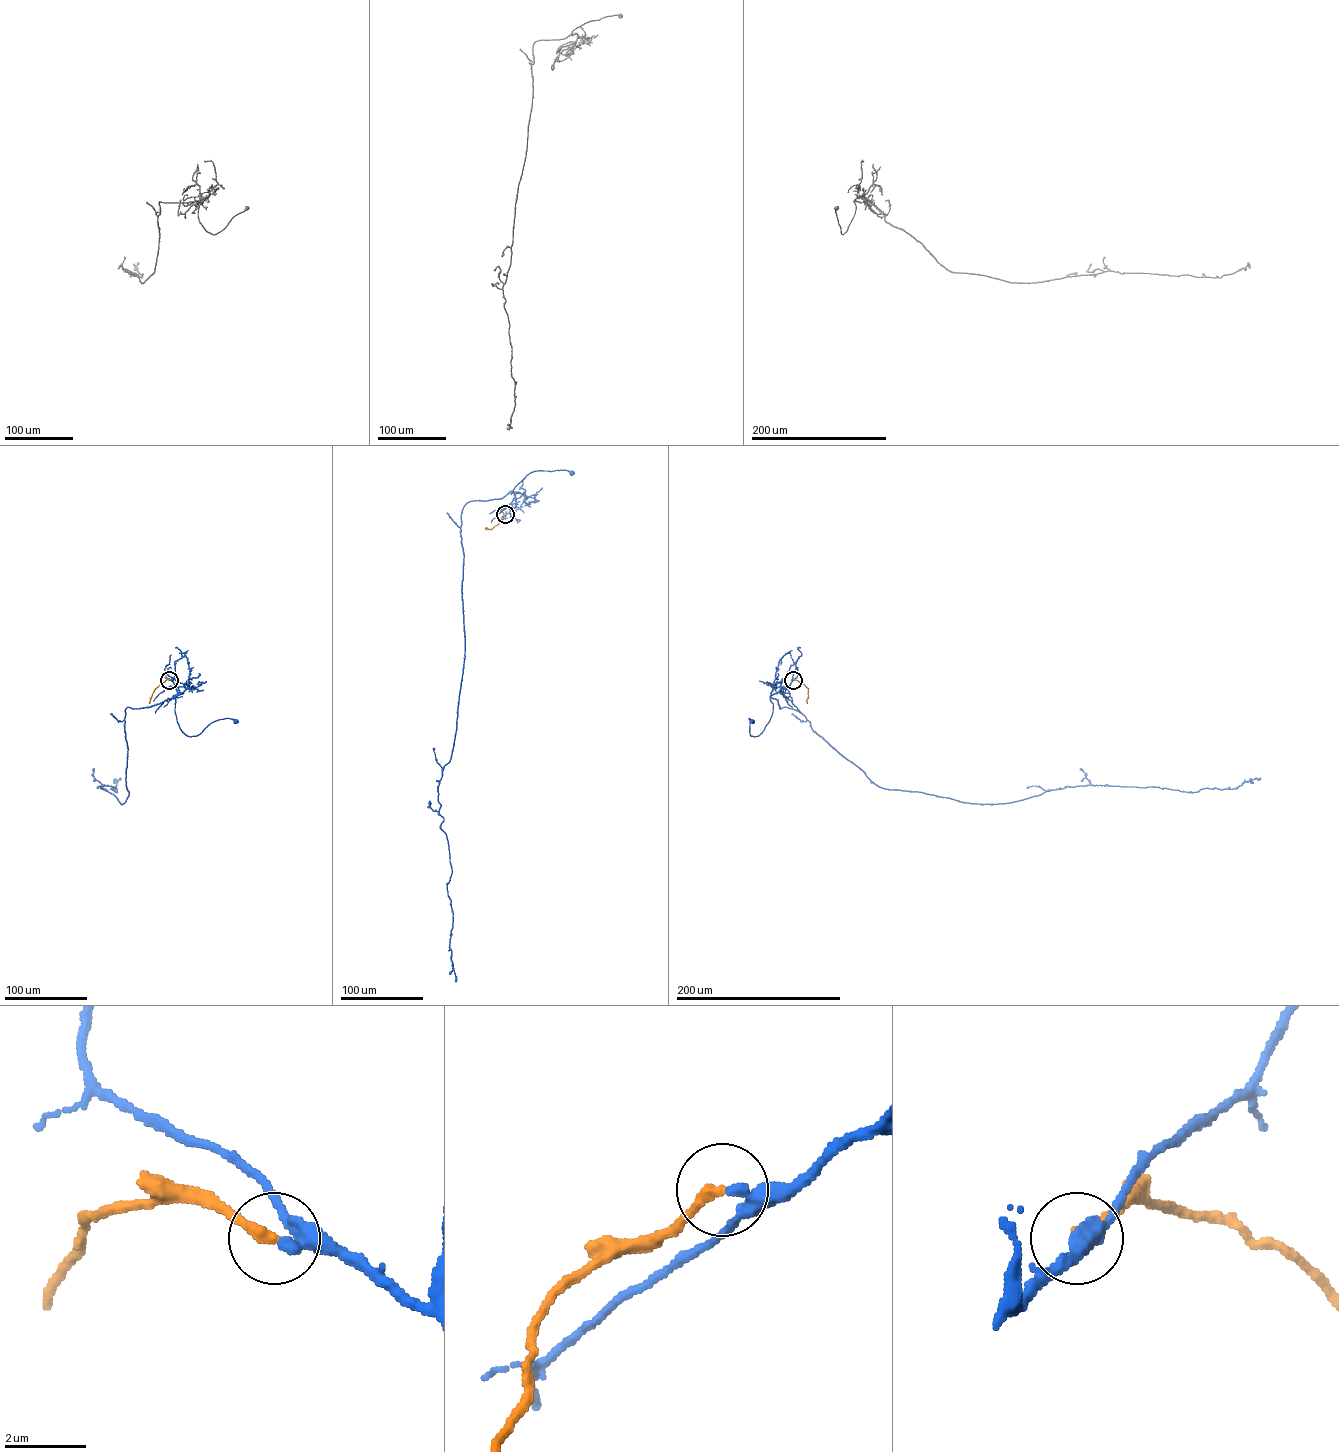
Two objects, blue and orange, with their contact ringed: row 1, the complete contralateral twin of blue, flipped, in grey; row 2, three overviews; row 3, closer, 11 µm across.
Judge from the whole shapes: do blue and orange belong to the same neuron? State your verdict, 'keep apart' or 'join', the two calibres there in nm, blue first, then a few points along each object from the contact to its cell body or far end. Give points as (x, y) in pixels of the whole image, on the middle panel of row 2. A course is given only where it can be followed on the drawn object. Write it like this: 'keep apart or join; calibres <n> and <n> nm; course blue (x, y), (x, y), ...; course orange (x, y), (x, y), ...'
join; calibres 260 and 280 nm; course blue (505, 514), (516, 505), (510, 491), (511, 494), (530, 473), (560, 470), (572, 473); course orange (505, 514), (491, 529), (485, 528)

